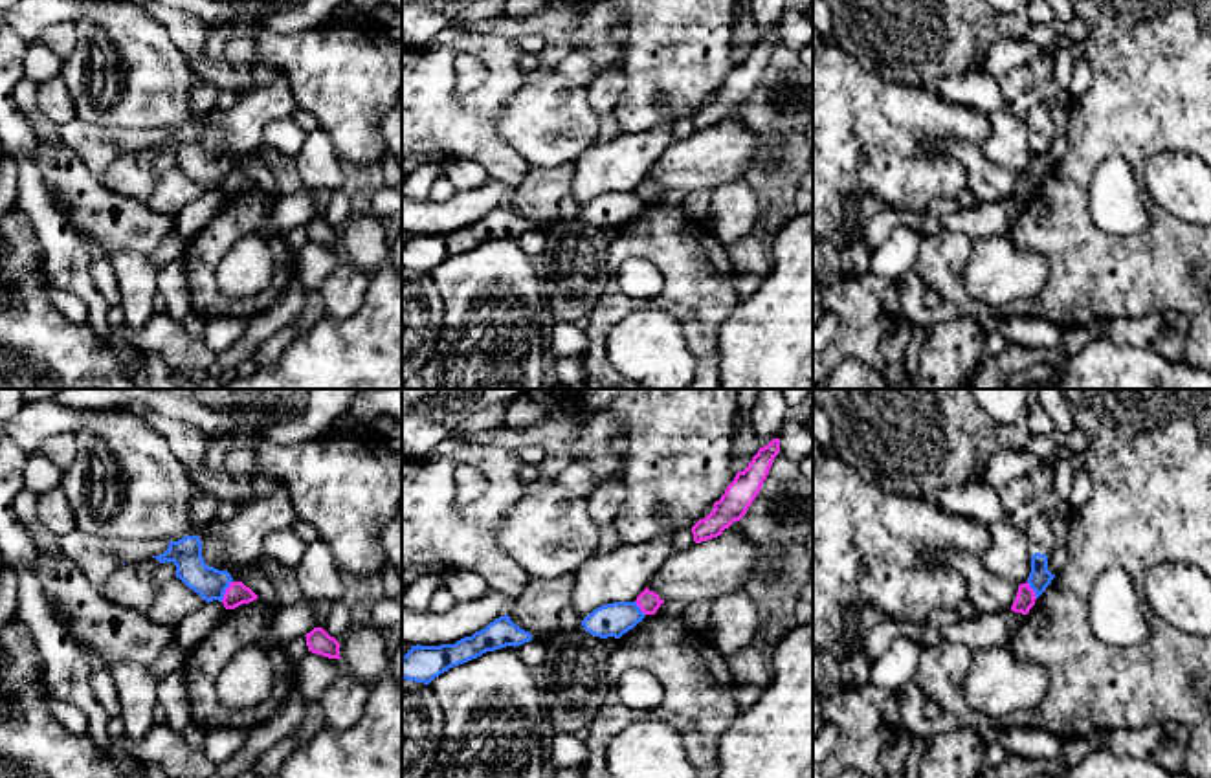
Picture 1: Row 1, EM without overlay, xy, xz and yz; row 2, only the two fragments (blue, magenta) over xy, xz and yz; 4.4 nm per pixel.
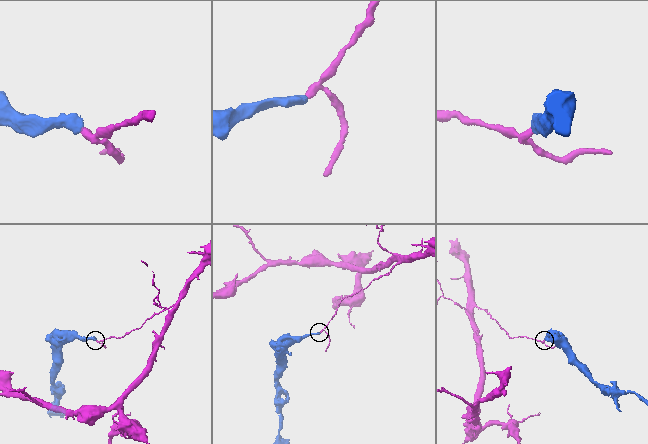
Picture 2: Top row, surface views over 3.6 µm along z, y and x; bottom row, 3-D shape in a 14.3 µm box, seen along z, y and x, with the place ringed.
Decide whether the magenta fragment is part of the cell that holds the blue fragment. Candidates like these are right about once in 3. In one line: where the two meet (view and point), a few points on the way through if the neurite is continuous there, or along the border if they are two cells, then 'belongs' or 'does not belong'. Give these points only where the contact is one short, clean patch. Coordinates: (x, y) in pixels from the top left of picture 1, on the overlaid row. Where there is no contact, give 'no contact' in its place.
meets blue in xy at (224, 591); border along xy (232, 580), (221, 600); does not belong

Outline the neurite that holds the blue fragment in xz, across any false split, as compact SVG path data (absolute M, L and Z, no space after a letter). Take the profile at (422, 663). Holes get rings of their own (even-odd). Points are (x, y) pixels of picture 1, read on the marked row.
M505 615L455 644L411 646L402 657L402 679L429 684L450 668L477 659L486 651L495 651L506 646L516 648L530 640L532 635Z

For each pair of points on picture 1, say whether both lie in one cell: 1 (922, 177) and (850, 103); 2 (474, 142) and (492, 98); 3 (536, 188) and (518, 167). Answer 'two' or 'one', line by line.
1: one
2: one
3: two

